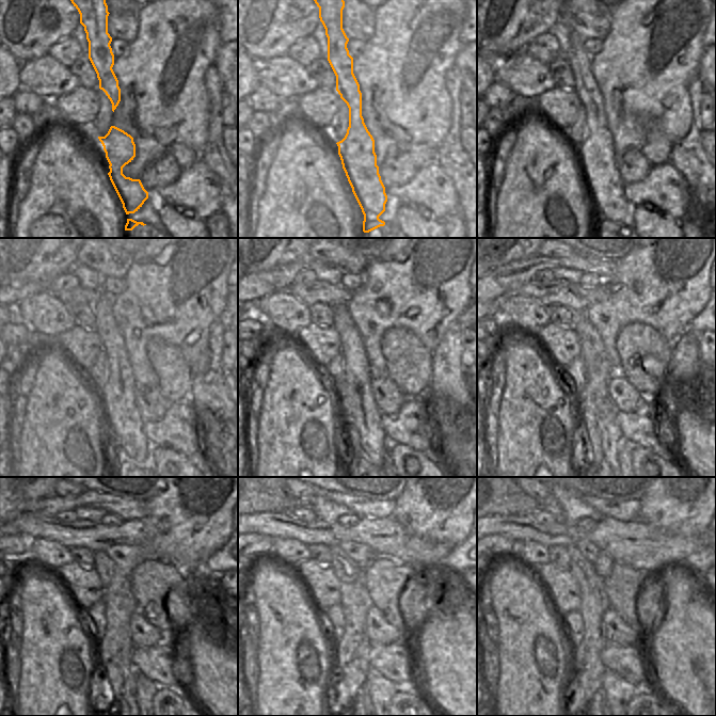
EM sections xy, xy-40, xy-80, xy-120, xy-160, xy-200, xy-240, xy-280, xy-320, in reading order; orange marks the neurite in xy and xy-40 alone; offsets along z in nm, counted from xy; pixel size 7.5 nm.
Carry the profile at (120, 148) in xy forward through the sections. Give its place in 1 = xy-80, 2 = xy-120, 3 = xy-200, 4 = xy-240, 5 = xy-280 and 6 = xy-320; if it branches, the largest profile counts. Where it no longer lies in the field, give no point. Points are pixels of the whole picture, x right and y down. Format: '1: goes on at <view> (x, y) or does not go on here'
1: goes on at xy-80 (595, 153)
2: goes on at xy-120 (117, 394)
3: goes on at xy-200 (610, 434)
4: goes on at xy-240 (128, 691)
5: goes on at xy-280 (363, 690)
6: goes on at xy-320 (601, 691)

